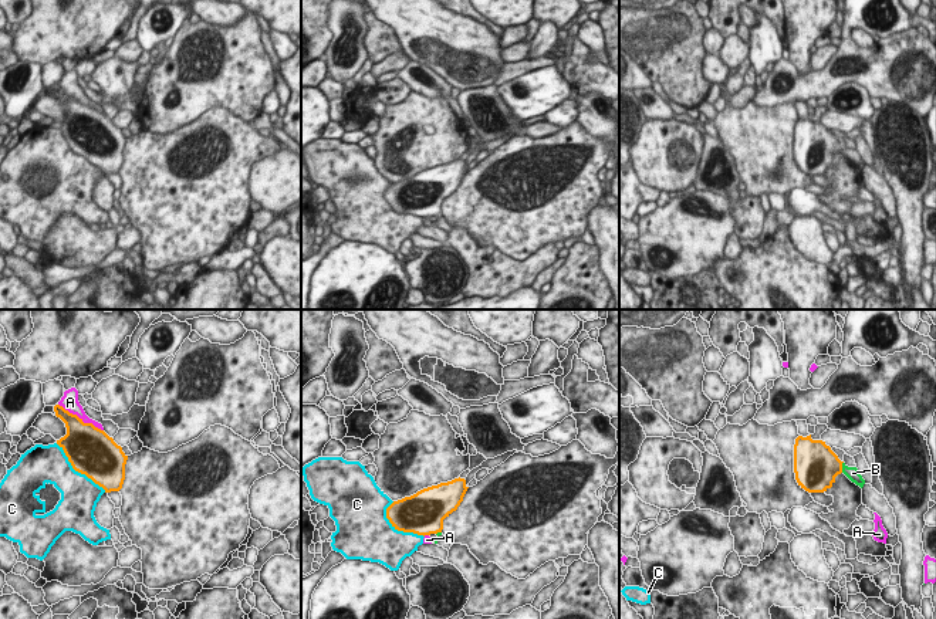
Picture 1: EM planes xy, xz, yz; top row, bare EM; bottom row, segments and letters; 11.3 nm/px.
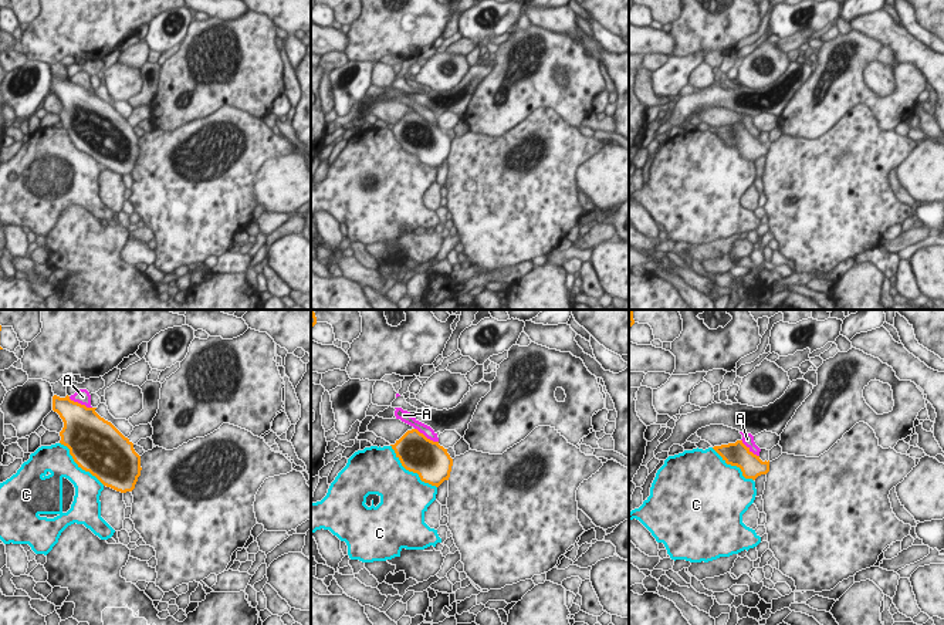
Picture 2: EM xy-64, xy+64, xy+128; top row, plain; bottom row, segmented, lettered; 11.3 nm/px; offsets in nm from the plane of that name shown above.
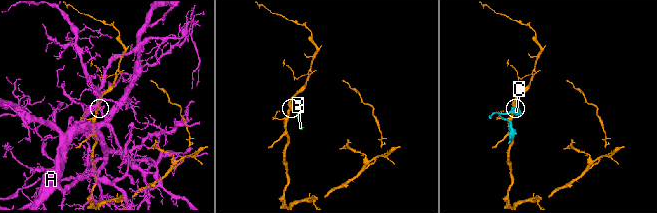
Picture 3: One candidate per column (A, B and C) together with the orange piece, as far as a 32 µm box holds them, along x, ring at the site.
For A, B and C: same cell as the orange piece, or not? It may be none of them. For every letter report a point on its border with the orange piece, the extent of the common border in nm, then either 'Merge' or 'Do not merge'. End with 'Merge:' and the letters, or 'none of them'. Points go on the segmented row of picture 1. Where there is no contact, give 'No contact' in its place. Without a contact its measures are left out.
A: Touches orange at xy (81, 419). Shared border 600 nm. Do not merge
B: Touches orange at yz (841, 467). Shared border 130 nm. Merge
C: Touches orange at xy (77, 470). Shared border 800 nm. Do not merge
Merge: B.

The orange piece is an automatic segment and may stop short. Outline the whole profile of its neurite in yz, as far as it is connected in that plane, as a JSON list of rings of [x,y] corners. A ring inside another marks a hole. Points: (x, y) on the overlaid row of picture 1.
[[[811,434],[795,439],[794,473],[798,486],[808,493],[827,491],[841,473],[861,488],[865,484],[856,467],[848,467],[825,442],[812,440]]]

